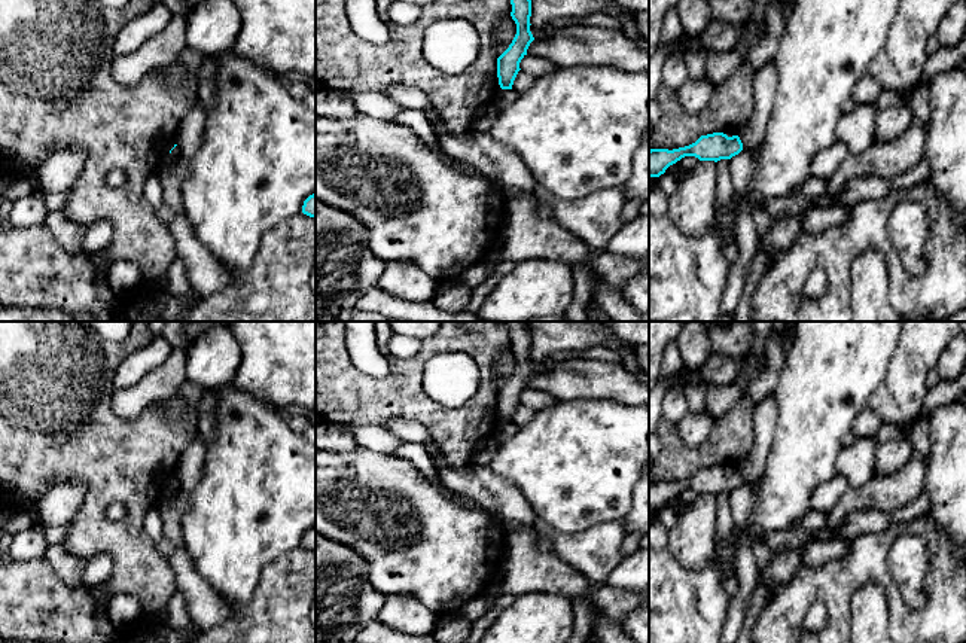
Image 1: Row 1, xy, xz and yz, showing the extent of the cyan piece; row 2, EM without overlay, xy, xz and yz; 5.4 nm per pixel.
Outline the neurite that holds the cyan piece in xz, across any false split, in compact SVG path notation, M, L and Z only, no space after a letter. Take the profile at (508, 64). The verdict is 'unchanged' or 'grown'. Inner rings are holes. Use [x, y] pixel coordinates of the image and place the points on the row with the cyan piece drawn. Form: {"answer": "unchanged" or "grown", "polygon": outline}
{"answer": "unchanged", "polygon": "M511 0L511 4L511 16L516 24L516 34L509 48L497 58L497 77L502 89L512 89L514 80L521 70L519 63L534 40L530 31L531 0Z"}

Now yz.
{"answer": "unchanged", "polygon": "M723 132L701 135L695 143L679 149L650 149L649 177L659 177L665 170L685 156L695 156L700 161L731 159L743 150L738 135L728 137Z"}

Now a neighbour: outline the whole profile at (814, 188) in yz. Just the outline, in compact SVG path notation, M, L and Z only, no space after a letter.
M811 177L796 191L796 195L802 195L807 198L822 198L826 196L826 192L828 192L828 180Z

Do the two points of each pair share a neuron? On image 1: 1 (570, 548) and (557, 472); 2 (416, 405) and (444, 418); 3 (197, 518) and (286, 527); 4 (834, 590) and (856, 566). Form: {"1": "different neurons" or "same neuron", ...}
{"1": "different neurons", "2": "same neuron", "3": "same neuron", "4": "same neuron"}

